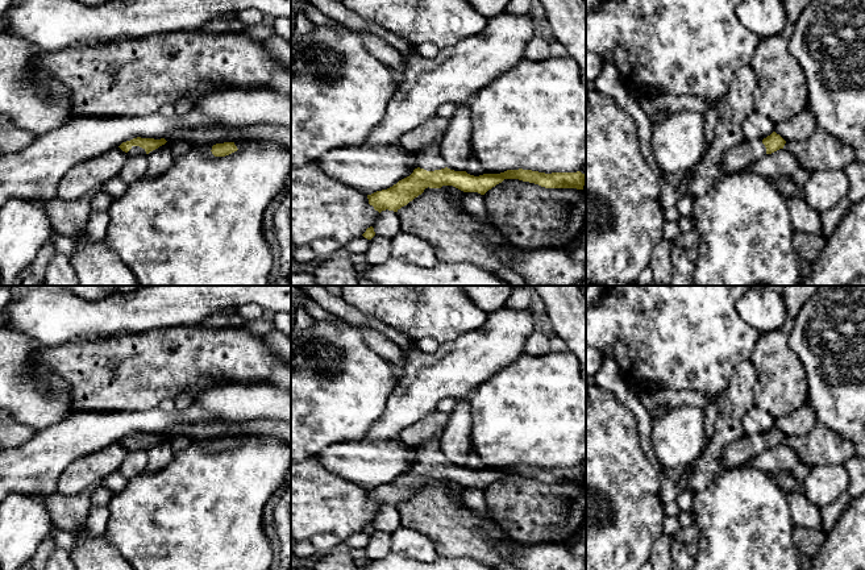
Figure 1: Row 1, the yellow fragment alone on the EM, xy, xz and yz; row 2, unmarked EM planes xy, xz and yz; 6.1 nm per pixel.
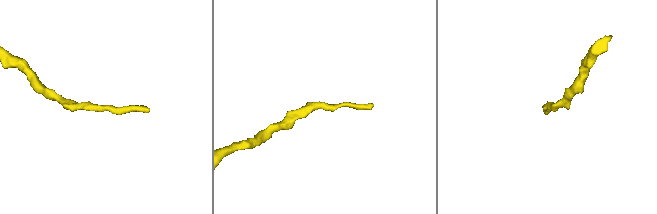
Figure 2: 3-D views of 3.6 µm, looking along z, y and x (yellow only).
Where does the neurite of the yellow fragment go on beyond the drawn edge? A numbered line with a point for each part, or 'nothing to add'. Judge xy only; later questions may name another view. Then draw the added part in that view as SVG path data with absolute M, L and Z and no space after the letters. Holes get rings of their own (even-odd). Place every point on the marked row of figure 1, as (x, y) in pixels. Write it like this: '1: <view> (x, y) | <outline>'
1: xy (136, 150) | M132 146L132 149L126 153L128 155L146 155L145 149L140 146Z

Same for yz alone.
1: yz (740, 157) | M762 140L744 141L724 154L721 161L721 171L733 174L747 168L752 162L766 155L766 147Z

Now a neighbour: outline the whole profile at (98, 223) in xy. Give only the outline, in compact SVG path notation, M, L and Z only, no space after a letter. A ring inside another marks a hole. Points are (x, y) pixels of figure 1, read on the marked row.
M91 211L86 233L90 241L97 242L107 234L109 216L107 211Z

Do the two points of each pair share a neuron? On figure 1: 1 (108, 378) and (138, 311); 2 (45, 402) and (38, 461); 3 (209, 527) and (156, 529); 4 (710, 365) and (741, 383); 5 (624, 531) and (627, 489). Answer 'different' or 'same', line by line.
1: different
2: different
3: same
4: different
5: same

